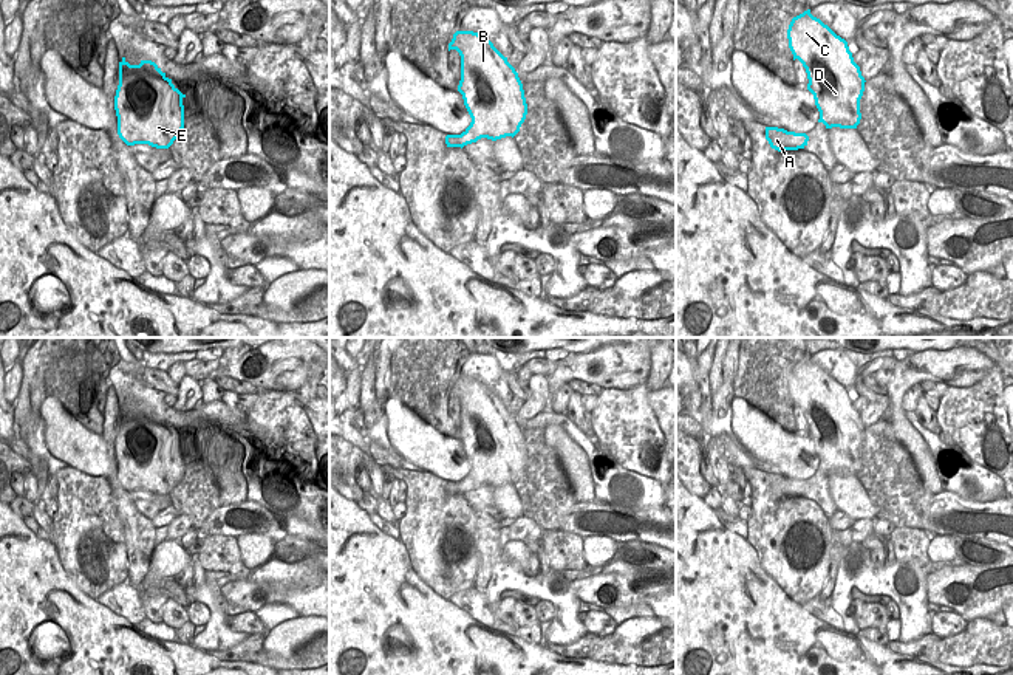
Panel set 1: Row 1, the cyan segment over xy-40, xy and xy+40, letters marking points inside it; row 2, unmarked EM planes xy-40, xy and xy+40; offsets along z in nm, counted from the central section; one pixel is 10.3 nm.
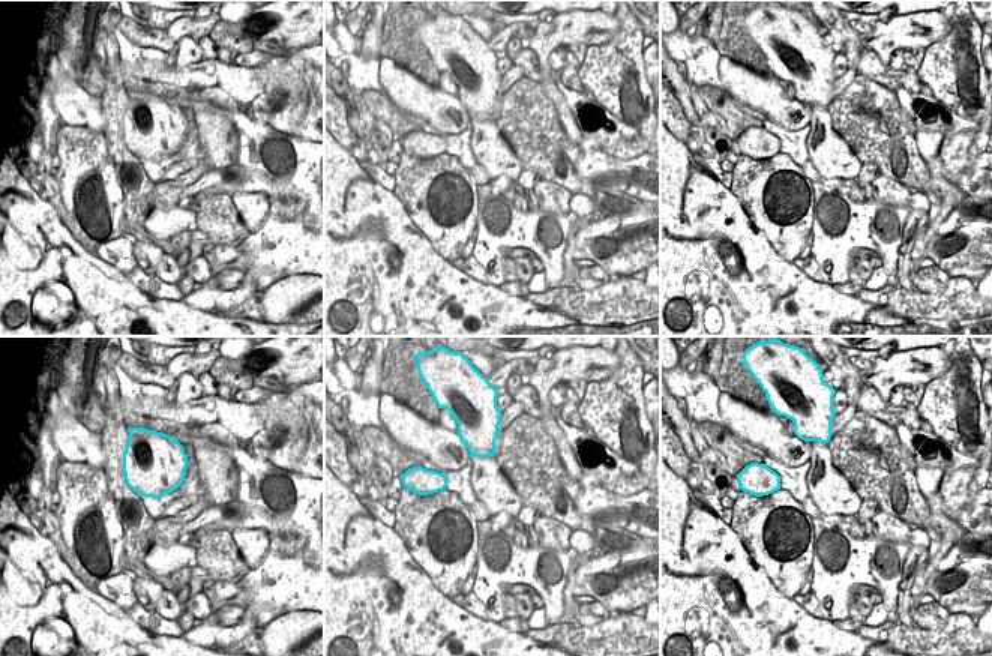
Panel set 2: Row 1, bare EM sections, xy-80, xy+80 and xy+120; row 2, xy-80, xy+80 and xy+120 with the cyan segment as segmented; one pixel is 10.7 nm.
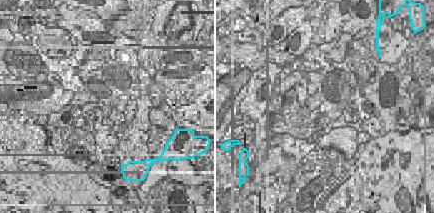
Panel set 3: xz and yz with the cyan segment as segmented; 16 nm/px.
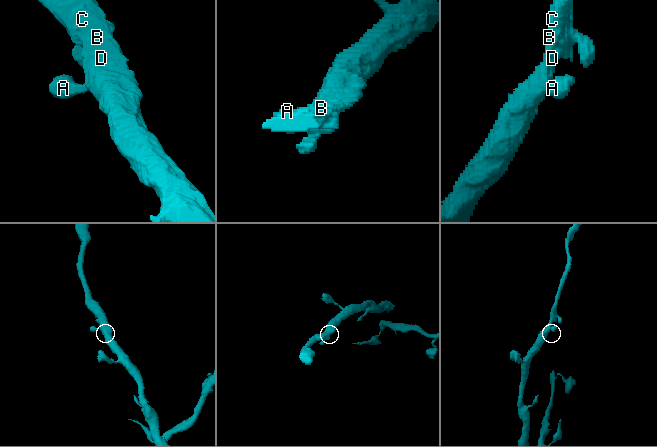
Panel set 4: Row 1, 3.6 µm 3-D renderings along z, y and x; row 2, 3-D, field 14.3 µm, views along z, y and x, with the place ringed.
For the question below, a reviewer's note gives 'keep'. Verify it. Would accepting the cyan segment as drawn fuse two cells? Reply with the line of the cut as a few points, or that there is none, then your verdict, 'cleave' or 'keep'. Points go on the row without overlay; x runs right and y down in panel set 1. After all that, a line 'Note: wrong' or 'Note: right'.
no cut | keep
Note: right

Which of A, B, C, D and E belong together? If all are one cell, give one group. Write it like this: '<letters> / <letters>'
A B C D E

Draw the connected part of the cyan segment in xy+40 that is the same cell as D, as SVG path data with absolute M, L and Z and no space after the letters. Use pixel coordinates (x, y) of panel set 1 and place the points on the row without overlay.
M810 361L792 365L787 376L789 395L807 420L807 437L826 475L857 475L861 466L860 446L865 424L854 409L848 389Z

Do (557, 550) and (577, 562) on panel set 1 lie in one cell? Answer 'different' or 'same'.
same

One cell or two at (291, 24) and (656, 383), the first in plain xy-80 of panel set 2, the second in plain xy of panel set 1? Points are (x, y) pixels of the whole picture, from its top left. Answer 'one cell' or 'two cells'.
two cells

